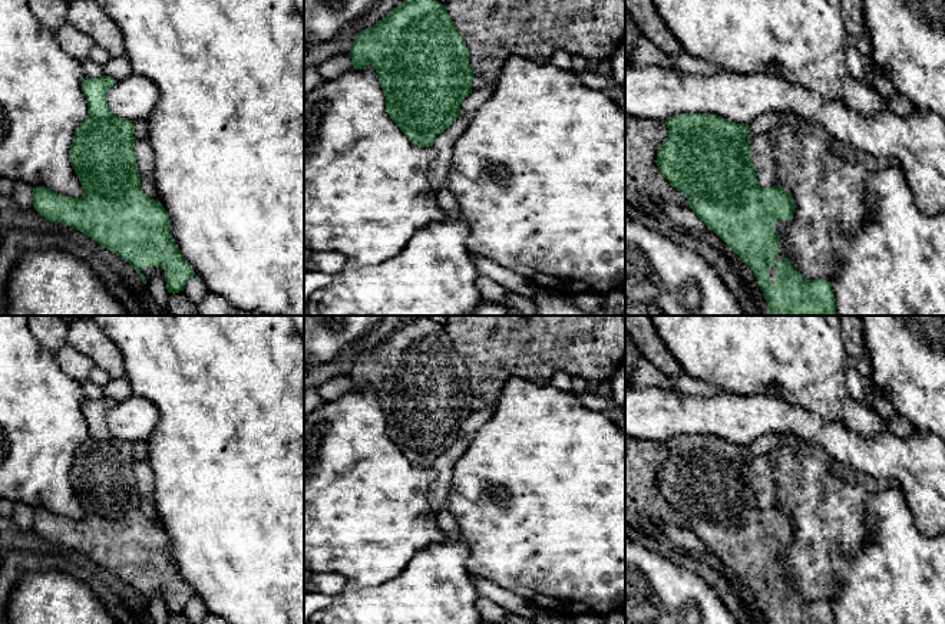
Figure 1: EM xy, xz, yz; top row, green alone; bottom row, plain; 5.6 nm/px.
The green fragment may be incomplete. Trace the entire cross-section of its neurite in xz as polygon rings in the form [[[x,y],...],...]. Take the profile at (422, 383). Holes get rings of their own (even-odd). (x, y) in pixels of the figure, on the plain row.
[[[430,316],[407,320],[374,347],[357,354],[350,380],[354,390],[371,386],[376,390],[386,417],[386,433],[400,452],[416,466],[432,468],[439,455],[459,439],[462,422],[472,413],[475,393],[469,386],[469,373],[446,331]]]

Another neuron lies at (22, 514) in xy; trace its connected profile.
[[[13,504],[13,521],[23,531],[32,532],[33,528],[33,508],[26,504]]]

